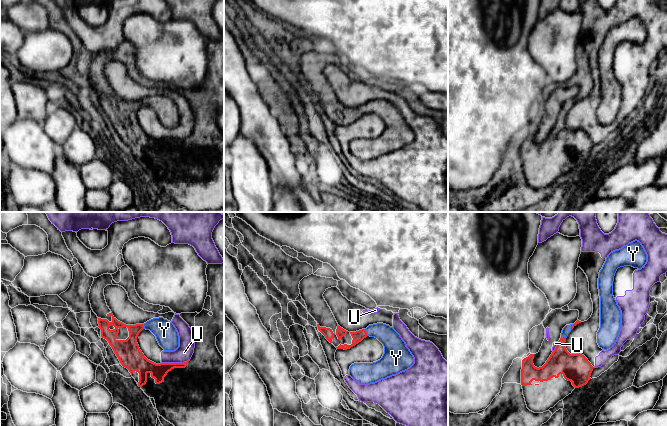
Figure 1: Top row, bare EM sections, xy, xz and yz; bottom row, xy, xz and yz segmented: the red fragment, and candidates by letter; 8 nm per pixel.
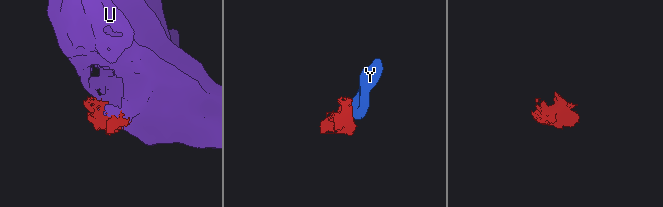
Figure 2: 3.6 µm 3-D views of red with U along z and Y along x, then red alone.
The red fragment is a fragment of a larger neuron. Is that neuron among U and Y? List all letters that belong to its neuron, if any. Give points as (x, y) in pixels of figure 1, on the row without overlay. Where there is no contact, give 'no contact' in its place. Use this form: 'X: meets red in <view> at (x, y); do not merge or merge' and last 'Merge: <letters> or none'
U: meets red in xy at (175, 139); do not merge
Y: meets red in xz at (366, 108); merge
Merge: Y

